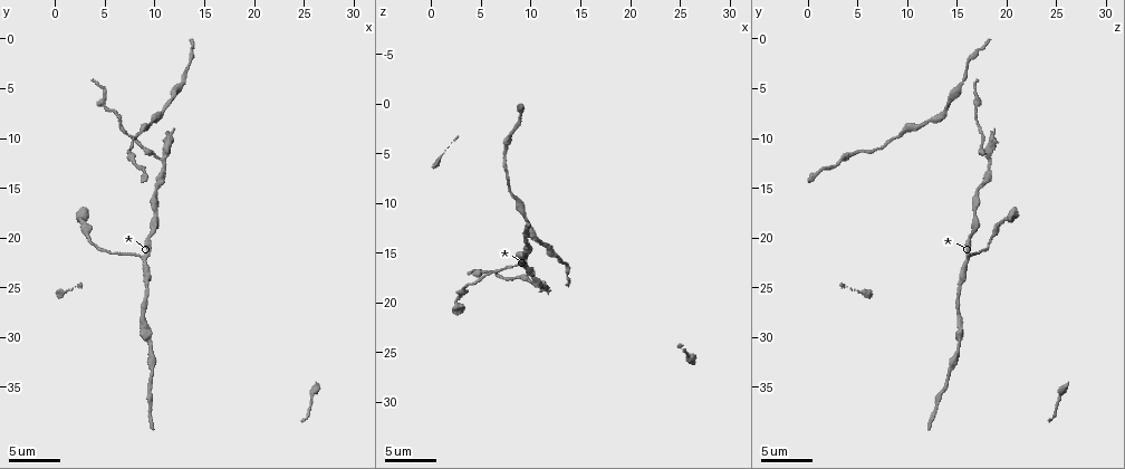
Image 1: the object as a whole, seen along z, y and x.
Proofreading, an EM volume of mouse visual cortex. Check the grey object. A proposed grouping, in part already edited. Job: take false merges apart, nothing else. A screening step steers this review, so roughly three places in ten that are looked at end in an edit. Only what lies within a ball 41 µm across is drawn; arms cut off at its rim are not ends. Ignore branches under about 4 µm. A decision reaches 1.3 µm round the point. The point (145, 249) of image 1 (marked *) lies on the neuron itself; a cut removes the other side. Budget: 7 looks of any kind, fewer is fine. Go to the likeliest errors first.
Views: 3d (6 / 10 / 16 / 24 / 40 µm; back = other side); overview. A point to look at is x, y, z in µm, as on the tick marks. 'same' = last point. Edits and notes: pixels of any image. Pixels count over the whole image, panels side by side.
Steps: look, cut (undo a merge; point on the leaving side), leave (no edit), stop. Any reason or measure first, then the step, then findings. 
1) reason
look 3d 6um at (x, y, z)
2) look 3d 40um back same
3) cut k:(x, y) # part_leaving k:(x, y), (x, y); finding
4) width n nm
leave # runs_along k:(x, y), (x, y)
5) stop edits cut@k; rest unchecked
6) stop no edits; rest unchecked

three arms meet
look 3d 6um at (10.8, 11.8, 18.2)

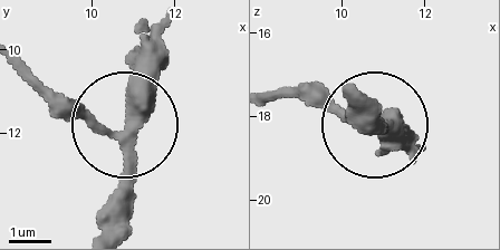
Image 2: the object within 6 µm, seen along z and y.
leave # runs_along 2:(117, 224), (124, 133), (36, 79); continuous, no second neuron

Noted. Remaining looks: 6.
look 3d 16um at (10.4, 7.6, 13.6)

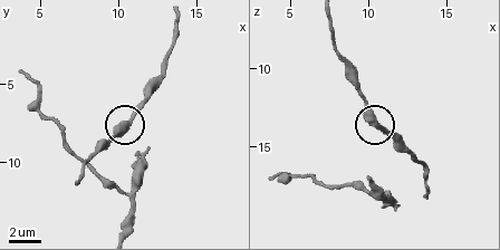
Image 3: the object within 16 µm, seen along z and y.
leave # one neuron here

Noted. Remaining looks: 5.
look 3d 10um at (10.0, 32.6, 14.8)

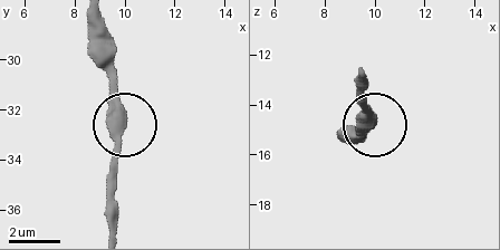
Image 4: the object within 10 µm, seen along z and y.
width 460 nm
leave # runs_along 4:(95, 23), (95, 55), (123, 125), (115, 188); one neuron here

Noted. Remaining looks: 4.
stop no edits; rest unchecked

